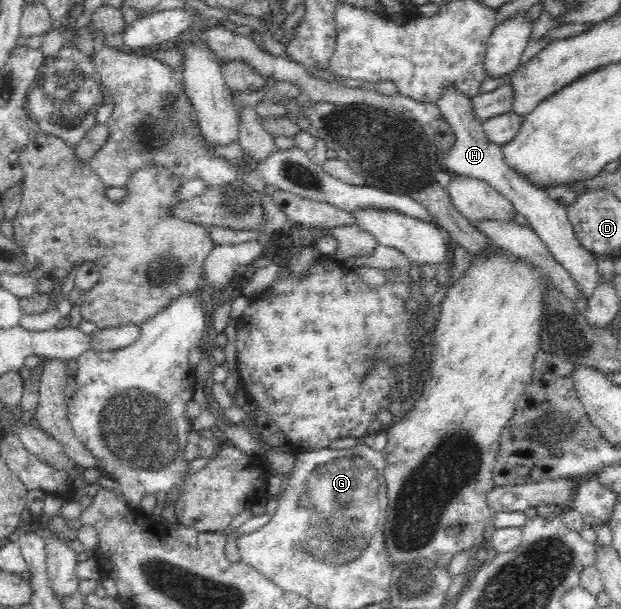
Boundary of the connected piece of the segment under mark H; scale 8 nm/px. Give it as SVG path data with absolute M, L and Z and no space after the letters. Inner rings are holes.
M446 87L438 97L436 105L445 117L455 135L454 145L448 151L440 154L440 162L448 168L450 173L474 177L486 181L494 190L498 191L510 204L516 208L518 214L528 220L528 226L538 235L542 244L548 248L556 262L571 275L572 281L581 289L583 297L592 297L598 283L596 256L587 251L575 237L573 226L567 217L565 205L550 199L544 189L533 185L523 175L515 171L502 156L501 146L492 143L483 130L482 122L474 116L470 105L470 97L460 93L453 87Z

